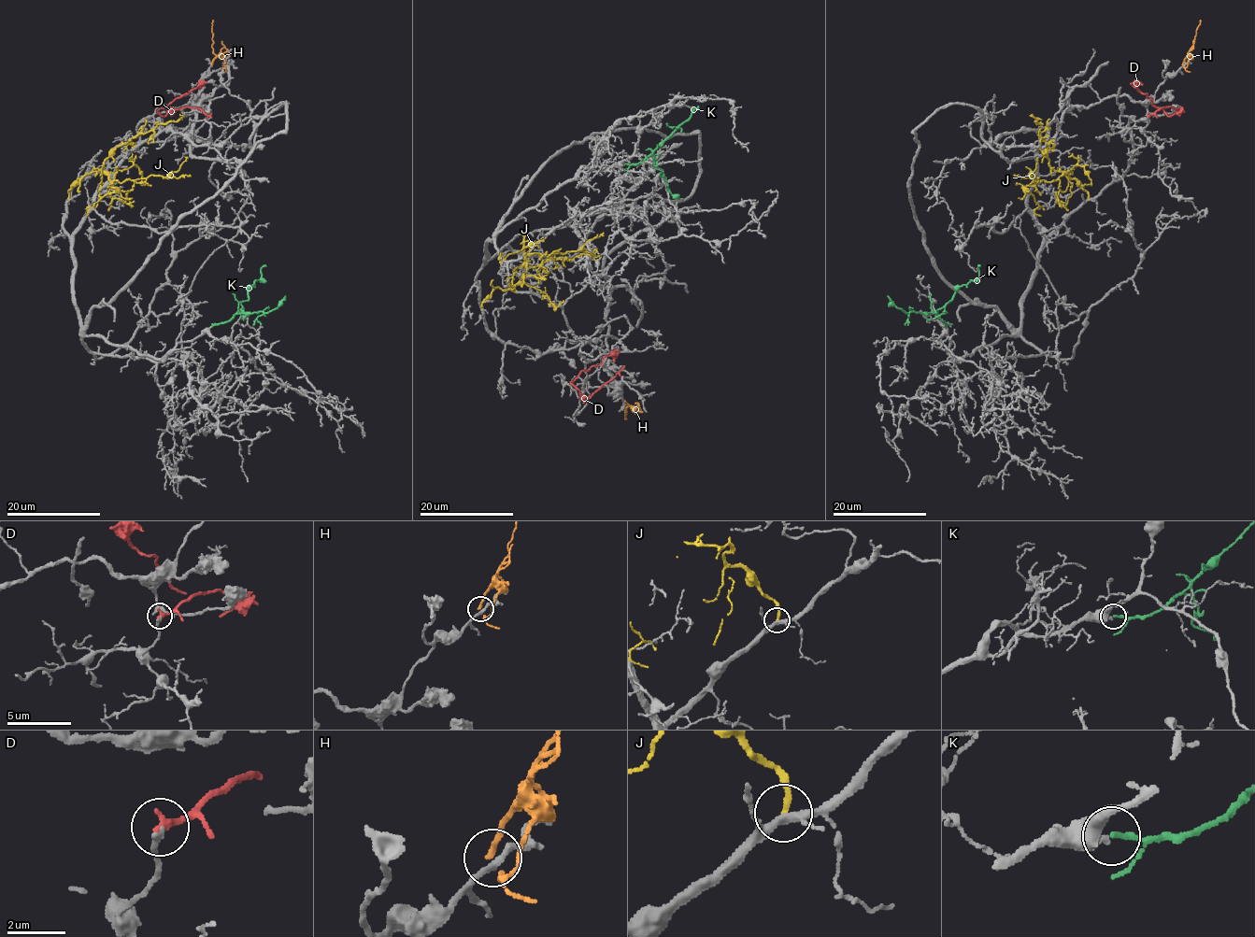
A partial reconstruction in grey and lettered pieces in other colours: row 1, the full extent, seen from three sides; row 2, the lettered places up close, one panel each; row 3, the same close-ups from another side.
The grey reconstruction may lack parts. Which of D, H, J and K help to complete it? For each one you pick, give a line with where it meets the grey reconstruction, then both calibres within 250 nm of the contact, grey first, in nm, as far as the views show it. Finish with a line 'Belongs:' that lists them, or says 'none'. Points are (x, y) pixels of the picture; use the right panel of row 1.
K: contact (945, 326); calibres 320 and 170 nm
Belongs: K

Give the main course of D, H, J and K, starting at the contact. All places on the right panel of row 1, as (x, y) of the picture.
D: (1148, 116), (1170, 106), (1178, 109), (1167, 116), (1152, 104), (1133, 81)
H: (1183, 65), (1193, 45), (1200, 21)
J: (1088, 199), (1089, 193), (1069, 177), (1071, 172), (1050, 166), (1048, 145), (1033, 114)
K: (946, 327), (937, 310), (952, 299), (961, 286), (976, 279), (979, 265)

